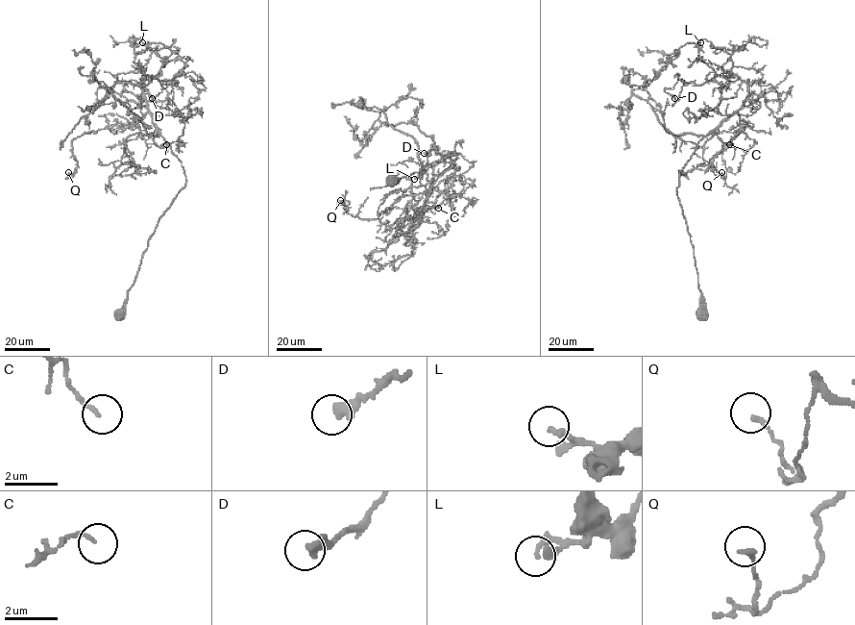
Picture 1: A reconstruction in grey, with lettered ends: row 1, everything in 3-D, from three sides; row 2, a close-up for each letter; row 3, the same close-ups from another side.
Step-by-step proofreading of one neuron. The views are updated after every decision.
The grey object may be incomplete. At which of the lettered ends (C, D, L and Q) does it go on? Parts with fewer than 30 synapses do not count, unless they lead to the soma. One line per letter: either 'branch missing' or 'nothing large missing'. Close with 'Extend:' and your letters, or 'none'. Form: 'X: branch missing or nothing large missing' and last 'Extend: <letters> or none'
C: nothing large missing
D: nothing large missing
L: nothing large missing
Q: nothing large missing
Extend: none

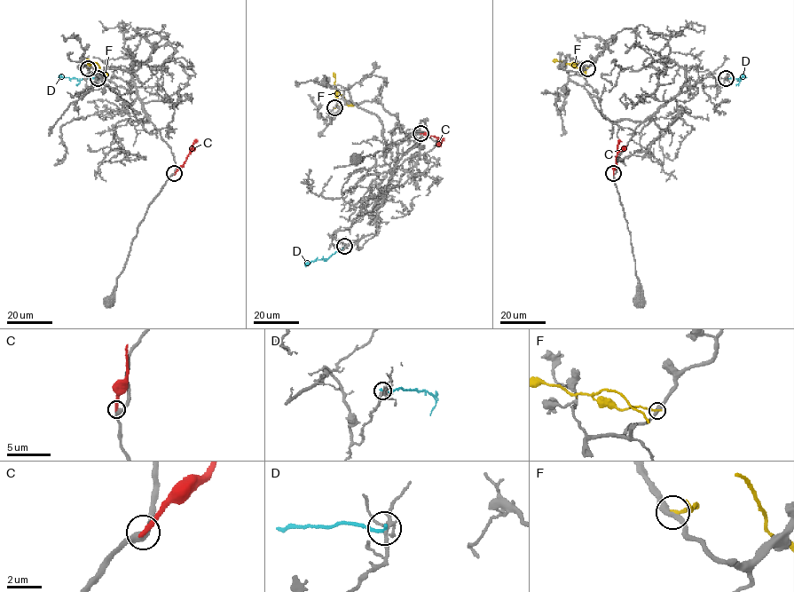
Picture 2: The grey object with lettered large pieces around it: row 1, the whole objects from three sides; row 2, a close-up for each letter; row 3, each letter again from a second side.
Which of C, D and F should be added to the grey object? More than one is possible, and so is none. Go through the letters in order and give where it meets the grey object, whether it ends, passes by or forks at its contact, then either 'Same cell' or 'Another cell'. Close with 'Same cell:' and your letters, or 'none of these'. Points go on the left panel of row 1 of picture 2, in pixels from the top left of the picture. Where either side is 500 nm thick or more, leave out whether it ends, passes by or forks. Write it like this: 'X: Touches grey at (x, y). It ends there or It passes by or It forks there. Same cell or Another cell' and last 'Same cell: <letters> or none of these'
C: Touches grey at (174, 173). It ends there. Another cell
D: Touches grey at (98, 78). It ends there. Another cell
F: Touches grey at (88, 68). It ends there. Another cell
Same cell: none of these

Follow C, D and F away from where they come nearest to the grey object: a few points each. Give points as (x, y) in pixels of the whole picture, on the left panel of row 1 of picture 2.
C: (174, 174), (198, 140)
D: (98, 78), (58, 77)
F: (88, 68), (96, 62), (107, 74)

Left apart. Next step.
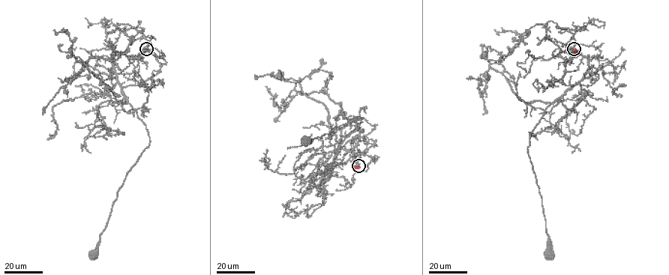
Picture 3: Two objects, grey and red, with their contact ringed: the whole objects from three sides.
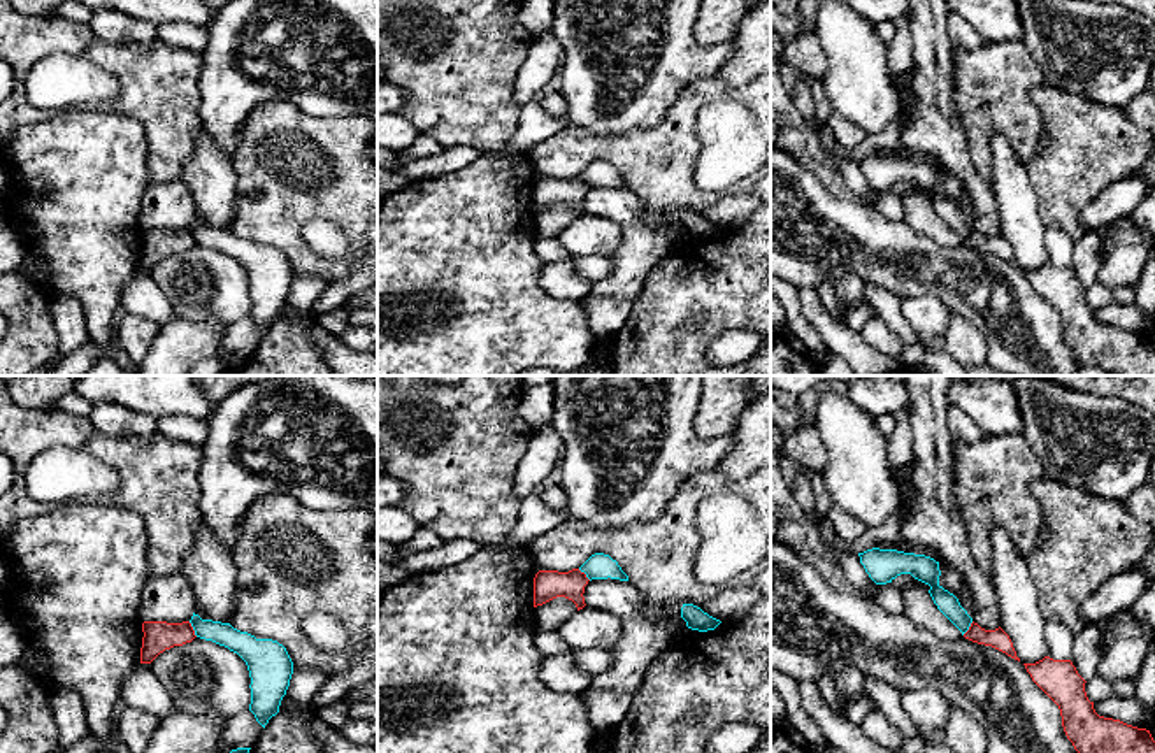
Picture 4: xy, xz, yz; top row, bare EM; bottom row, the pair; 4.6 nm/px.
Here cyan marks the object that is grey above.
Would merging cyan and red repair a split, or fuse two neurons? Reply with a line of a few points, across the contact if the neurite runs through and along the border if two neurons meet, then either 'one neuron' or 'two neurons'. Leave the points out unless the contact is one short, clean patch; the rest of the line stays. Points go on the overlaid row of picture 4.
xy (188, 622), (197, 636) | two neurons

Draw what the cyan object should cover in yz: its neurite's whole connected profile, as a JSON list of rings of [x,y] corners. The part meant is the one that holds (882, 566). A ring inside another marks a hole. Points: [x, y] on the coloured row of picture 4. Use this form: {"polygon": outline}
{"polygon": [[[872,548],[858,553],[860,563],[876,584],[892,583],[900,574],[930,586],[929,593],[937,609],[962,632],[969,630],[972,618],[960,606],[958,599],[939,584],[939,562],[925,555],[904,553],[897,549]]]}

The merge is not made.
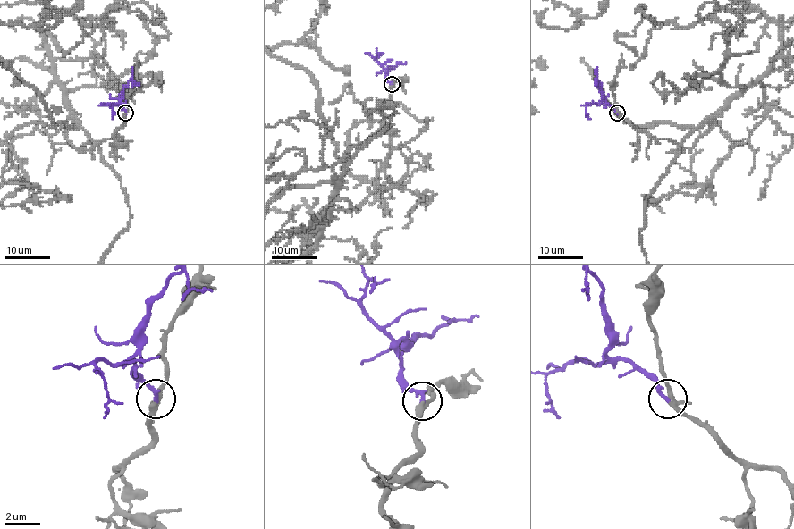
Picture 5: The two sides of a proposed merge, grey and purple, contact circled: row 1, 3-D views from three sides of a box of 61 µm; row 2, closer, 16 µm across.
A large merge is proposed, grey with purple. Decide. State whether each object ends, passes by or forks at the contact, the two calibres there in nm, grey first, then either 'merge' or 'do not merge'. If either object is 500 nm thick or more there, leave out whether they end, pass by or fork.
grey forks | purple ends | 240/240 nm | merge

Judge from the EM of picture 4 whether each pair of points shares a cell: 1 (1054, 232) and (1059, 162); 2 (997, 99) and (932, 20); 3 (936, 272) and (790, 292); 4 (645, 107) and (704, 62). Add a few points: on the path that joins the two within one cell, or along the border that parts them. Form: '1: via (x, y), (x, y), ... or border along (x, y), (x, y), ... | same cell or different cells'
1: border along (1047, 223), (1059, 225), (1075, 241) | different cells
2: border along (952, 48), (954, 90) | different cells
3: border along (789, 281), (797, 290) | different cells
4: via (659, 93), (690, 62) | same cell

